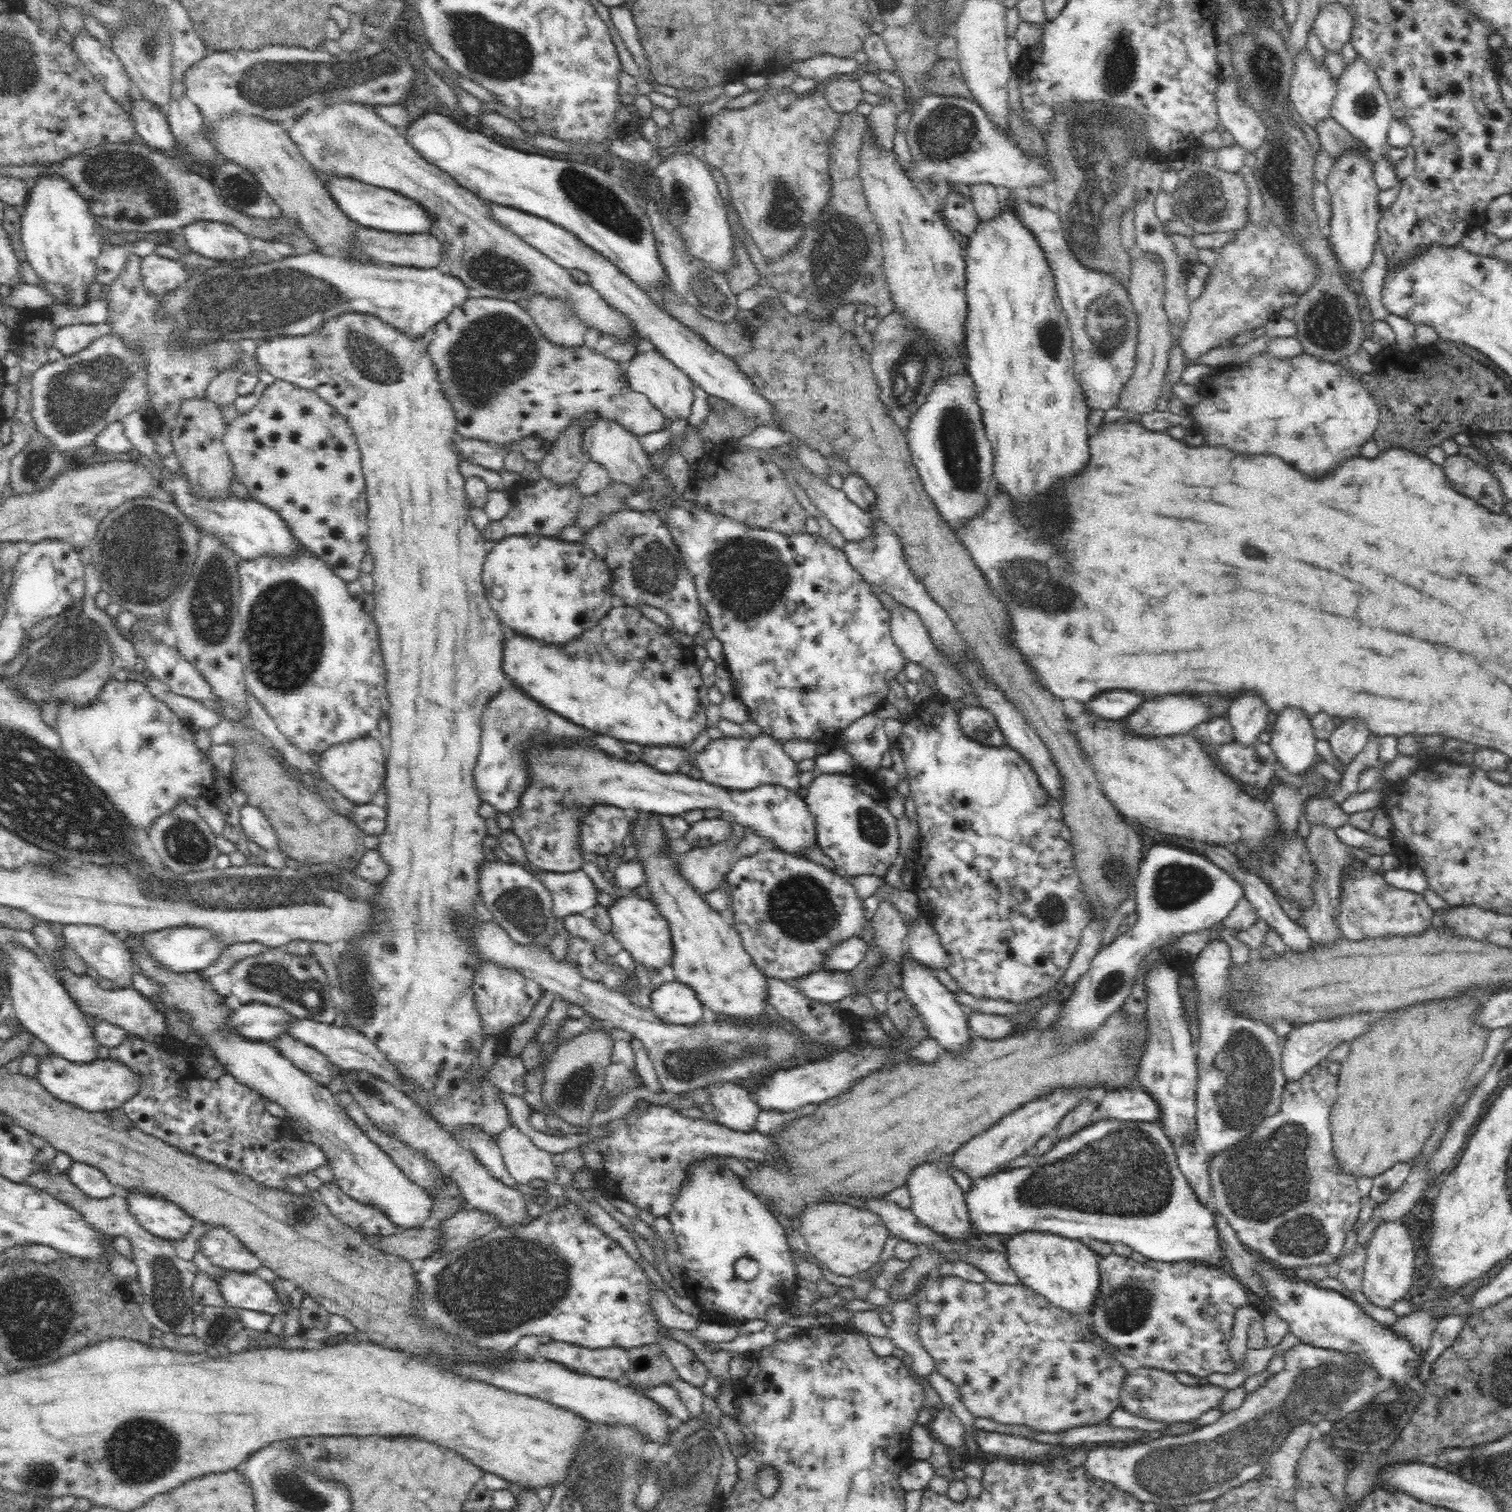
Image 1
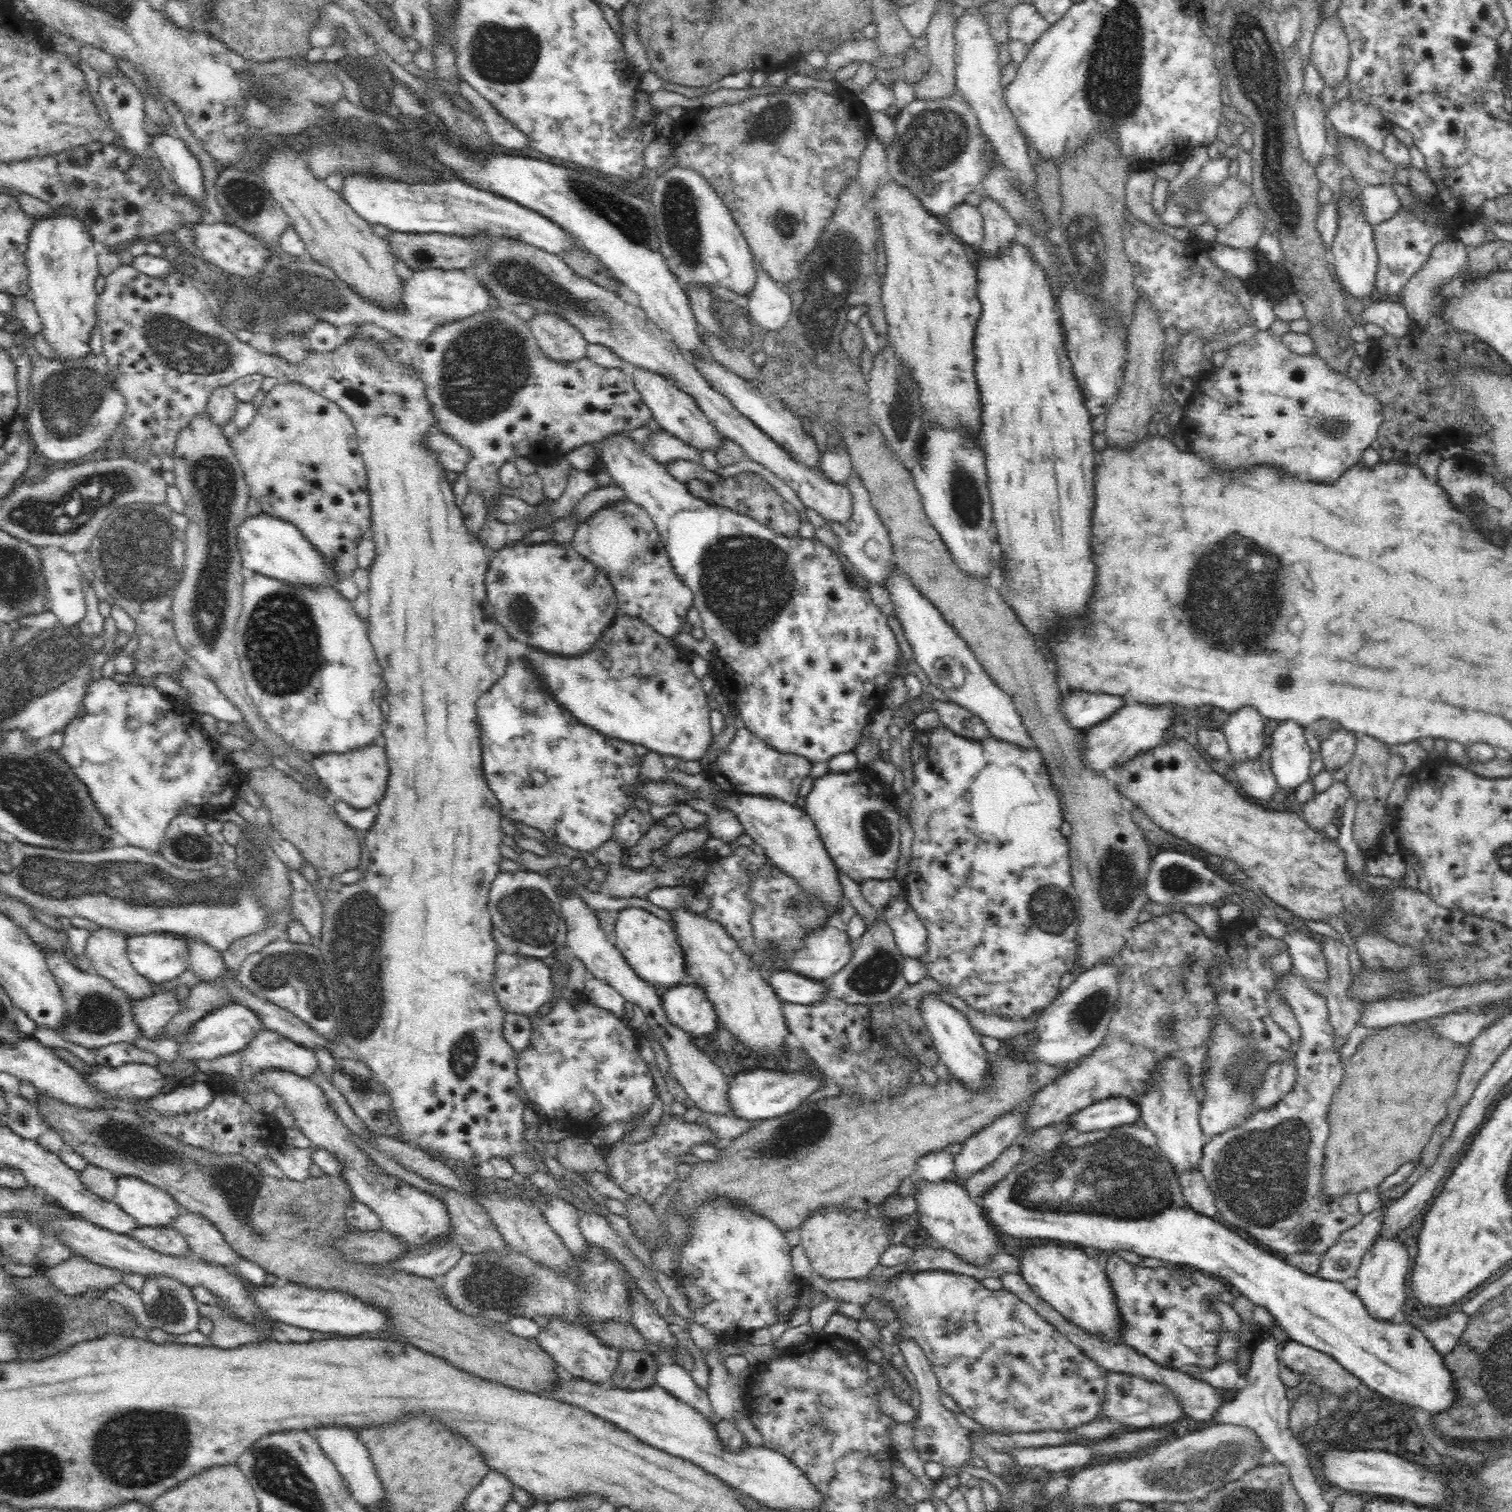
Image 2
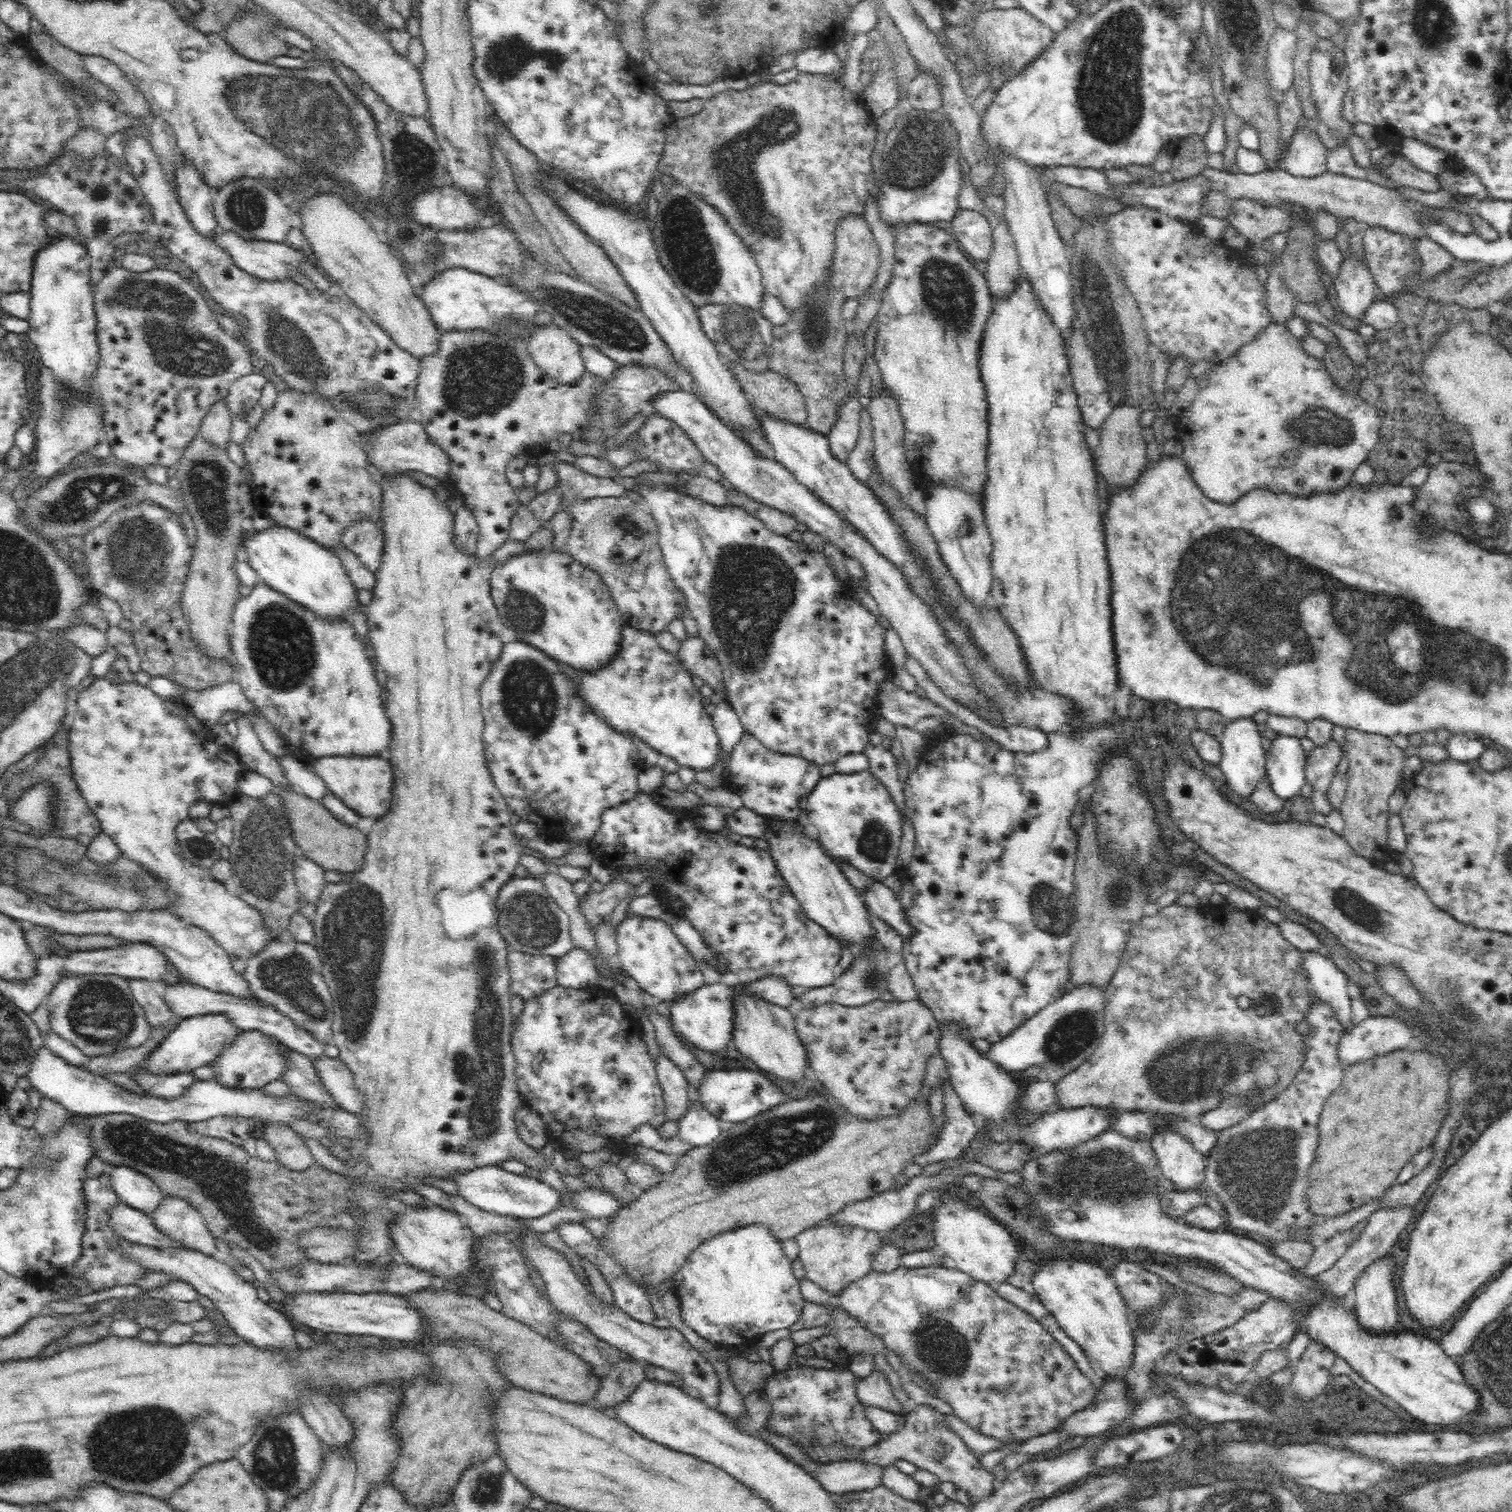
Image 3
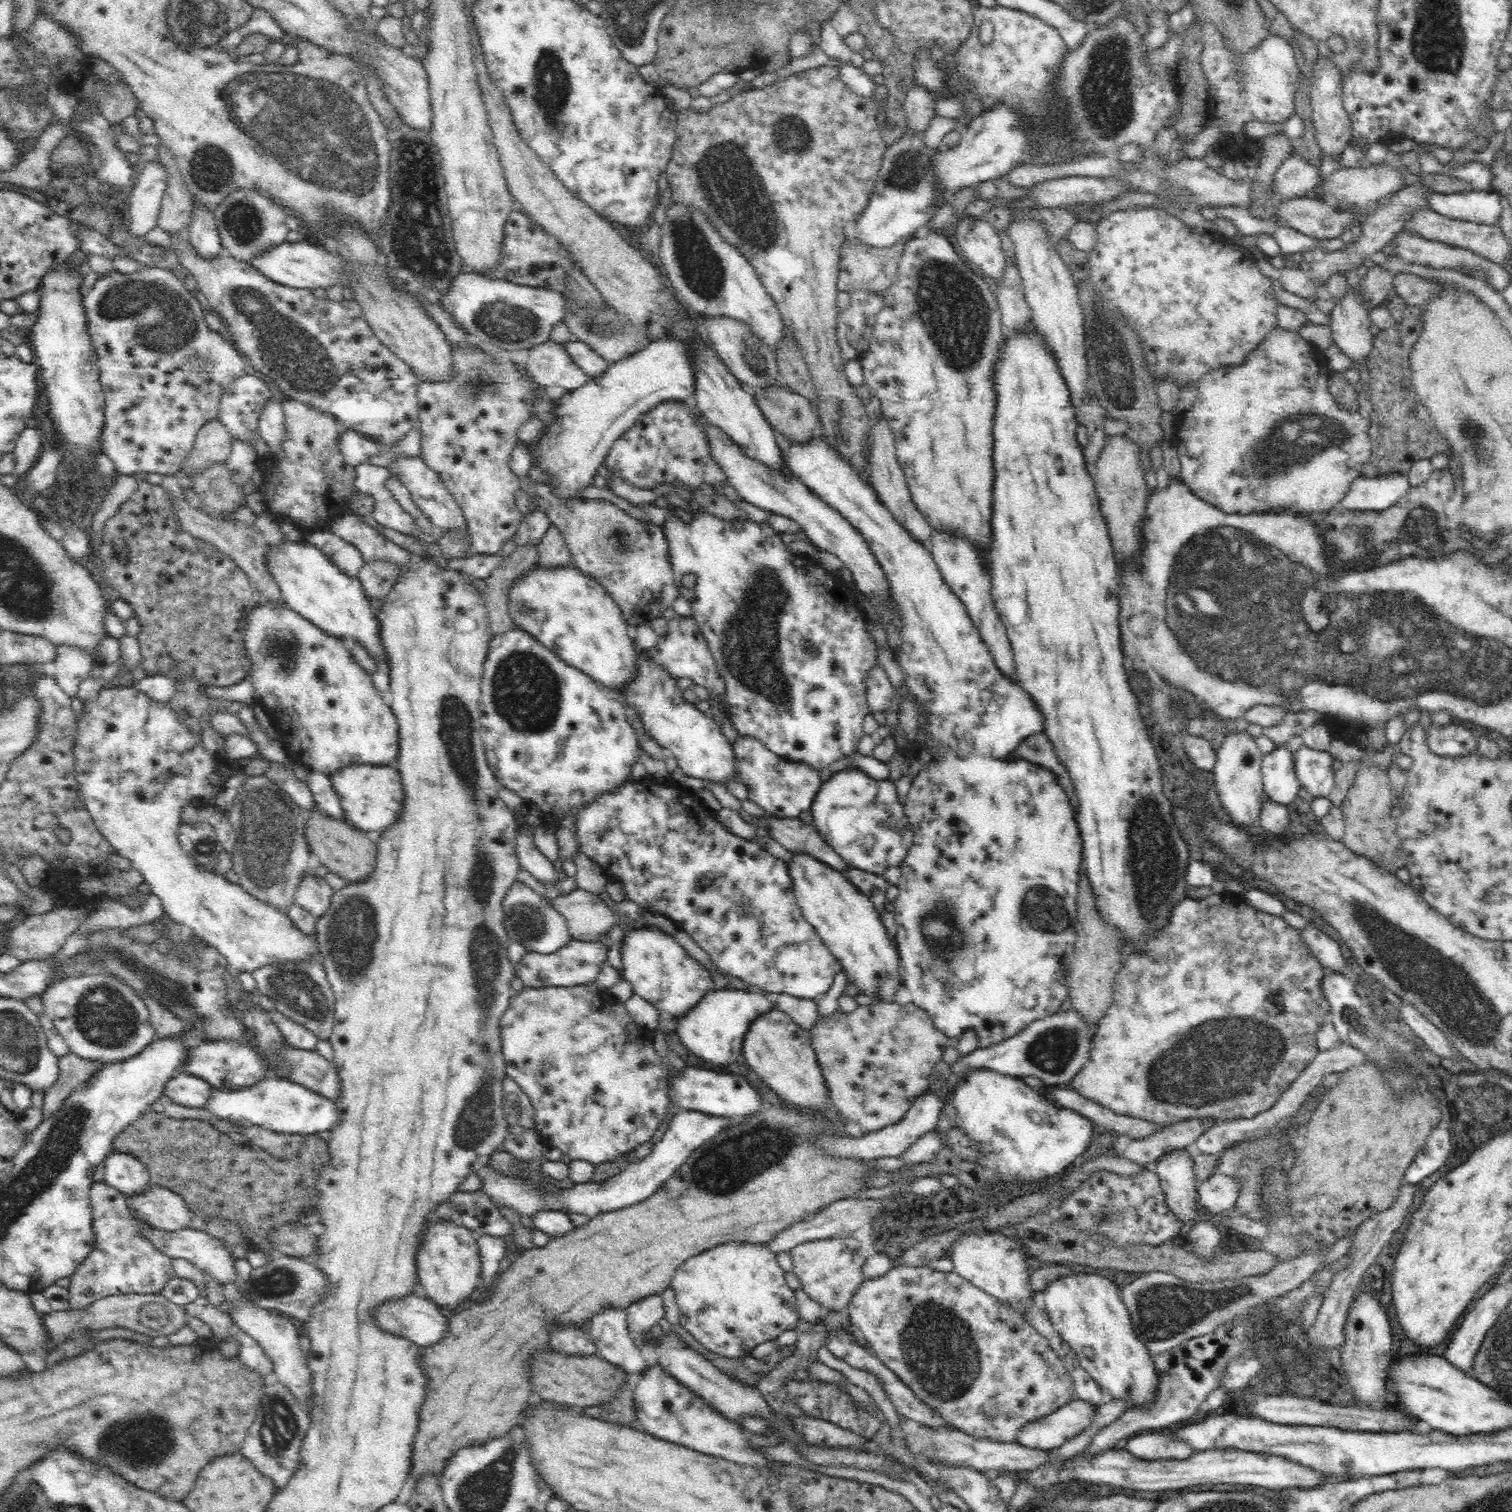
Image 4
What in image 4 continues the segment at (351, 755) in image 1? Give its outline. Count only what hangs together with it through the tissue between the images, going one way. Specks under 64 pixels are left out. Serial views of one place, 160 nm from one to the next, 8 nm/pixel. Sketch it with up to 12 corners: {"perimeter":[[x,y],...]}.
{"perimeter":[[354,762],[328,777],[347,820],[375,836],[402,806],[398,770]]}

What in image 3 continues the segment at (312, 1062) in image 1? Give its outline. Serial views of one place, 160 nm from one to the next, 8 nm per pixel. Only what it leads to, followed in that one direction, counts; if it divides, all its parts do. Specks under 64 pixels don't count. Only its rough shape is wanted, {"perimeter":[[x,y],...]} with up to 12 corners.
{"perimeter":[[244,1031],[215,1066],[226,1084],[256,1089],[283,1078],[290,1051]]}

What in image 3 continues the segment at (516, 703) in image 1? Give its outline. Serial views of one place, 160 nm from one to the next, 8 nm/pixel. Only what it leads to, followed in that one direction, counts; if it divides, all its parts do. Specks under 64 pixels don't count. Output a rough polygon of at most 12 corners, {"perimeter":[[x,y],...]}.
{"perimeter":[[518,640],[480,690],[510,814],[590,844],[639,751]]}

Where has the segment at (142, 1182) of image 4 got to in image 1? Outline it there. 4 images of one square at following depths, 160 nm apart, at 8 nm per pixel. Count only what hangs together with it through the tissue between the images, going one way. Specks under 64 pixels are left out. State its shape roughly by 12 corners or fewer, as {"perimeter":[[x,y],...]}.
{"perimeter":[[126,1195],[130,1211],[154,1236],[184,1240],[194,1218],[176,1204]]}

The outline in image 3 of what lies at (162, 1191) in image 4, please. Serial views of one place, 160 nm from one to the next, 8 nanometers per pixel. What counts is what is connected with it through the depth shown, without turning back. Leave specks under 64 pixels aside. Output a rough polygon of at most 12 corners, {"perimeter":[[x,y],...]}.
{"perimeter":[[166,1197],[152,1218],[173,1242],[207,1255],[216,1237],[184,1199]]}

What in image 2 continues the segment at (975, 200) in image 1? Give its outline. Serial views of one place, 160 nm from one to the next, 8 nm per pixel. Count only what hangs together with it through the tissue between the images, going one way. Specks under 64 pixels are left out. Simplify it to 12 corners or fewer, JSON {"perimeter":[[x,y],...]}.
{"perimeter":[[979,191],[981,249],[996,253],[1012,242],[1016,222]]}

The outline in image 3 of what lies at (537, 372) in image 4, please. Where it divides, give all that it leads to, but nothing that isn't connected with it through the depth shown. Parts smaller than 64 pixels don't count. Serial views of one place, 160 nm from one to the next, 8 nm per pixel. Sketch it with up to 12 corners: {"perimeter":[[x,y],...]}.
{"perimeter":[[554,322],[528,341],[538,366],[560,382],[584,374],[582,346]]}

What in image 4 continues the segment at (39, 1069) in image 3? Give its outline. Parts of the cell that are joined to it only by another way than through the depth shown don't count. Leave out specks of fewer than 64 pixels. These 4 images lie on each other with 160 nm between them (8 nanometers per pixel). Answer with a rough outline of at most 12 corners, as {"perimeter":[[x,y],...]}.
{"perimeter":[[274,1076],[240,1089],[210,1086],[218,1119],[274,1132],[337,1129],[337,1103]]}

